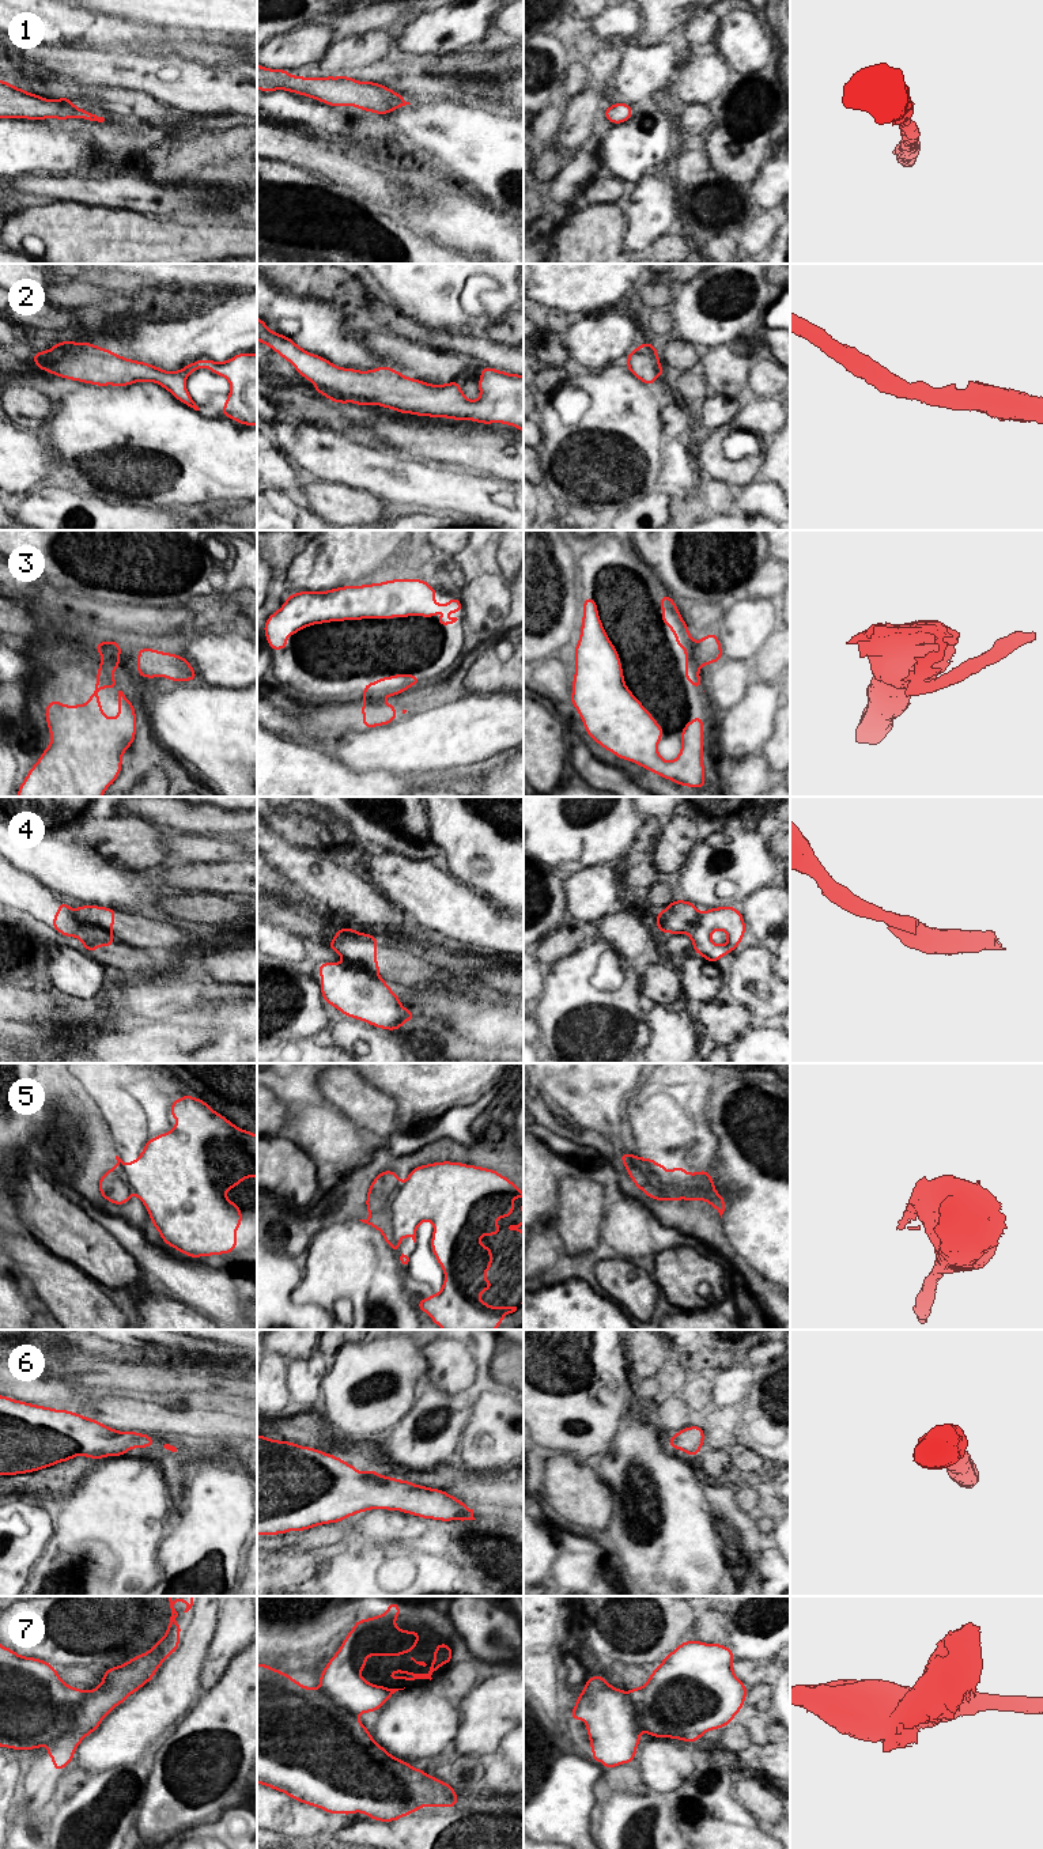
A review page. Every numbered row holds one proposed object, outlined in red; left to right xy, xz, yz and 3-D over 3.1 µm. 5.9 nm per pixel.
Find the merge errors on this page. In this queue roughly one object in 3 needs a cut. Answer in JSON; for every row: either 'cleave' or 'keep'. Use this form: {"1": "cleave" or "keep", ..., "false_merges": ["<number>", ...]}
{"1": "keep", "2": "keep", "3": "cleave", "4": "cleave", "5": "cleave", "6": "keep", "7": "cleave", "false_merges": ["3", "4", "5", "7"]}

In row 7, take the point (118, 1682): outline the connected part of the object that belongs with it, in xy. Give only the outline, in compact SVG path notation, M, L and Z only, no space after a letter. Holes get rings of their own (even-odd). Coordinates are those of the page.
M167 1596L171 1617L166 1634L147 1653L140 1653L121 1665L106 1670L102 1683L88 1691L78 1705L71 1729L46 1750L46 1754L53 1759L56 1772L68 1766L80 1742L92 1733L116 1706L148 1683L156 1675L155 1671L160 1668L165 1659L178 1649L182 1629L174 1621L178 1617L174 1608L178 1599L182 1599L186 1604L184 1612L192 1608L193 1596Z

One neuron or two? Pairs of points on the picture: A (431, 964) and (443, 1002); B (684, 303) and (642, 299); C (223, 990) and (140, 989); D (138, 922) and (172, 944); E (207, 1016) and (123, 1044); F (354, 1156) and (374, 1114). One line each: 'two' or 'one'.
A: two
B: two
C: one
D: one
E: two
F: two

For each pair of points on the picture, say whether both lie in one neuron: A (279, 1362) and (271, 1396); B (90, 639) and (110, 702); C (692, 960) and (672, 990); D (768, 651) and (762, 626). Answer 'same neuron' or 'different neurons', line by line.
A: same neuron
B: different neurons
C: different neurons
D: different neurons

